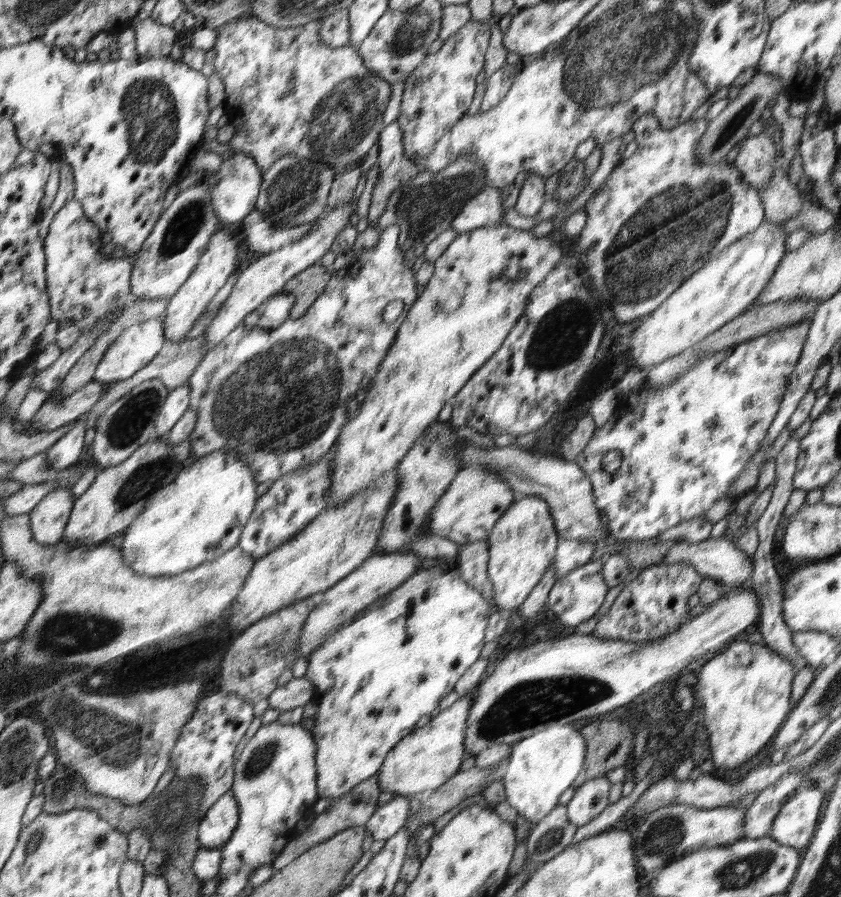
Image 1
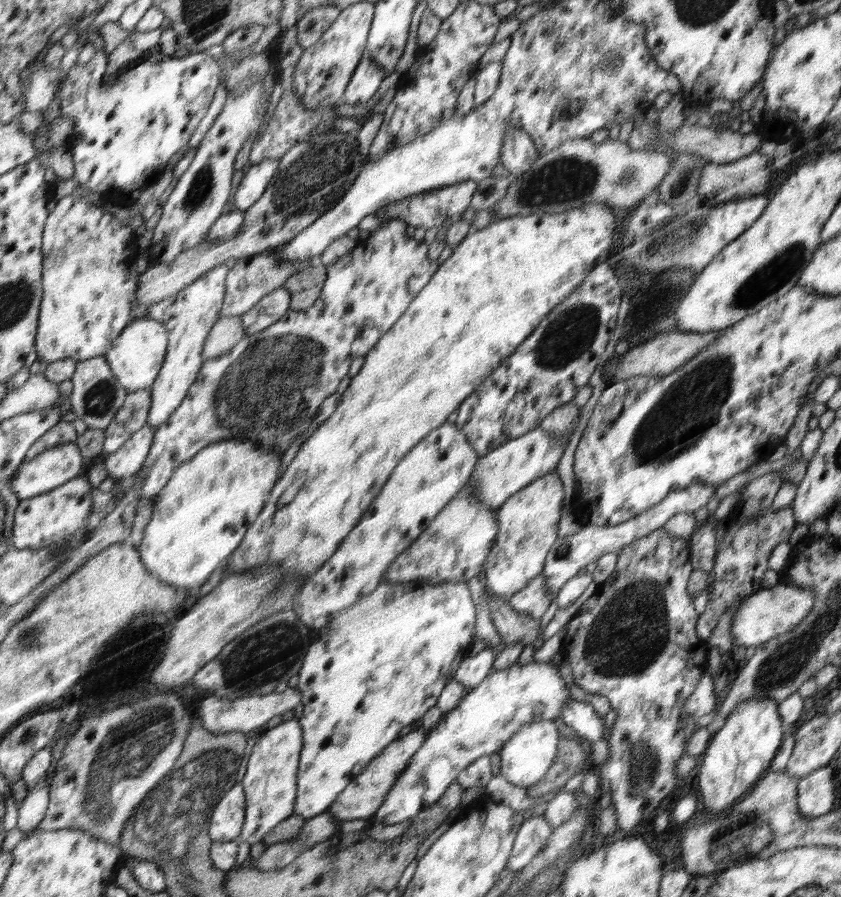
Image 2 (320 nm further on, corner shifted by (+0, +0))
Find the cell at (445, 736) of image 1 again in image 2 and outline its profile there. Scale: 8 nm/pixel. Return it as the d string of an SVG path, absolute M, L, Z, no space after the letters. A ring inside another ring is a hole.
M423 727L405 733L400 740L392 743L392 748L388 748L388 752L380 756L380 760L376 760L376 764L372 764L372 768L368 768L368 772L364 772L364 776L360 776L360 780L352 779L352 784L348 784L348 792L344 792L344 796L340 796L340 800L336 800L336 804L332 804L332 808L328 807L326 812L332 813L332 817L340 822L356 819L367 820L374 816L378 808L382 806L382 802L386 800L398 776L402 775L403 770L408 766L410 758L416 750L423 746L428 735L430 735L430 729L425 730Z

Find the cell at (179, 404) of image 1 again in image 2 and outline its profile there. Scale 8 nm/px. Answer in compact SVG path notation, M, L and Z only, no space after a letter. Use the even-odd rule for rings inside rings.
M147 424L136 431L118 452L104 456L103 463L107 476L118 481L135 475L148 457L155 432L155 426Z

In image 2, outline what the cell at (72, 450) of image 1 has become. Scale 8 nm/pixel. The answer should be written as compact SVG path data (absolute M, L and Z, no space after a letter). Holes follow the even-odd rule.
M76 442L47 449L32 460L22 461L12 479L19 500L43 495L75 479L82 470L82 456Z

